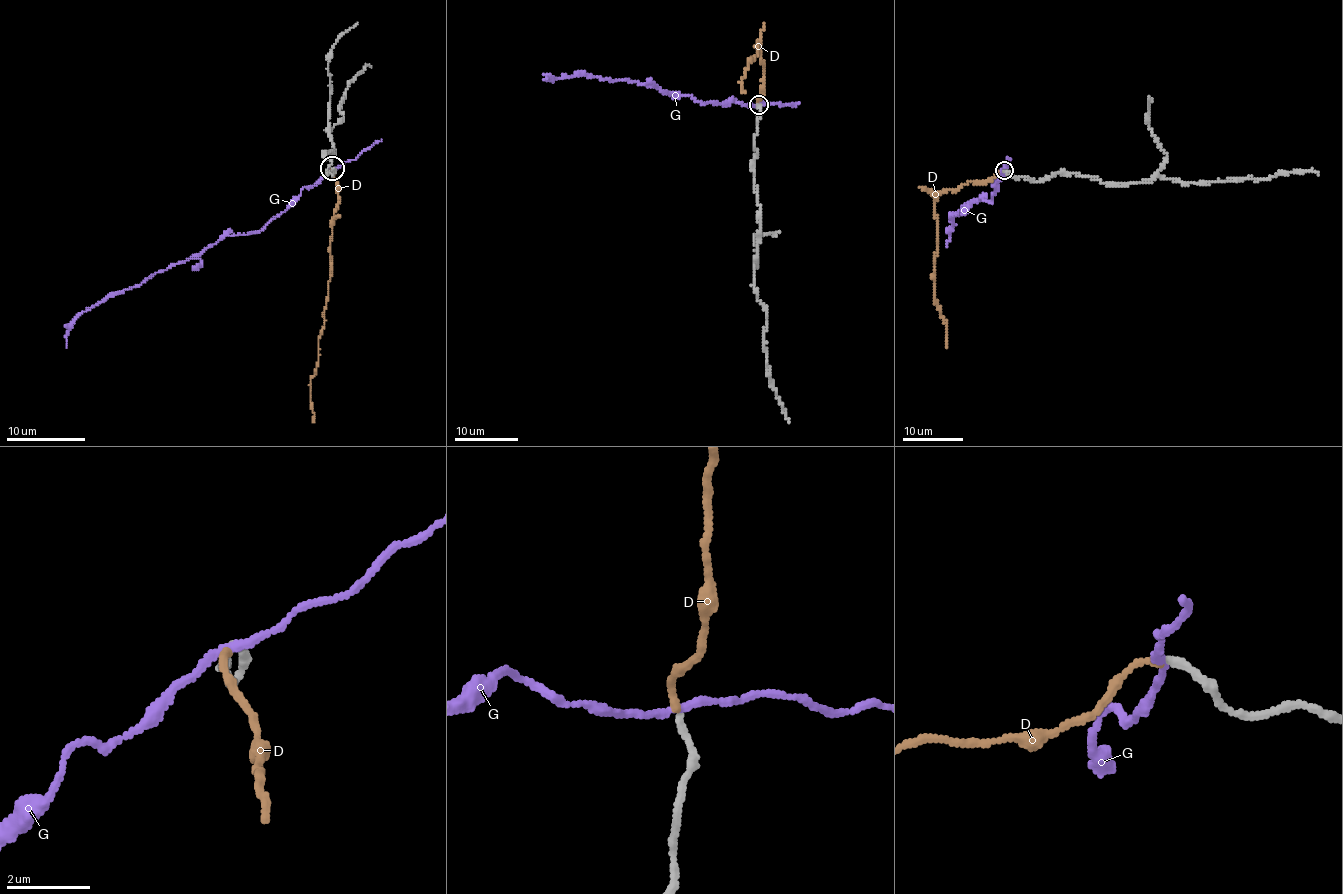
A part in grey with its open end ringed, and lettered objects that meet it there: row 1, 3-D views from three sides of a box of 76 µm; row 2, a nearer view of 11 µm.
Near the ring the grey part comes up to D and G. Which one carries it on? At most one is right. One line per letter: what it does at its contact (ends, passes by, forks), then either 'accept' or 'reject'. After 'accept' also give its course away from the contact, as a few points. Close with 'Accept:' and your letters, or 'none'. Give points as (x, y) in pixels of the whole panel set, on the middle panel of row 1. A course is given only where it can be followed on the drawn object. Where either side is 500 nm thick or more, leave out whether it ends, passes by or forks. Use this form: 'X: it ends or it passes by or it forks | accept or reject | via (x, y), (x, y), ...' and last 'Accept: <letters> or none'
D: it ends | accept | via (758, 104), (758, 98), (763, 95), (763, 61), (756, 42), (756, 56), (749, 62), (741, 79), (742, 92)
G: it passes by | reject
Accept: D

